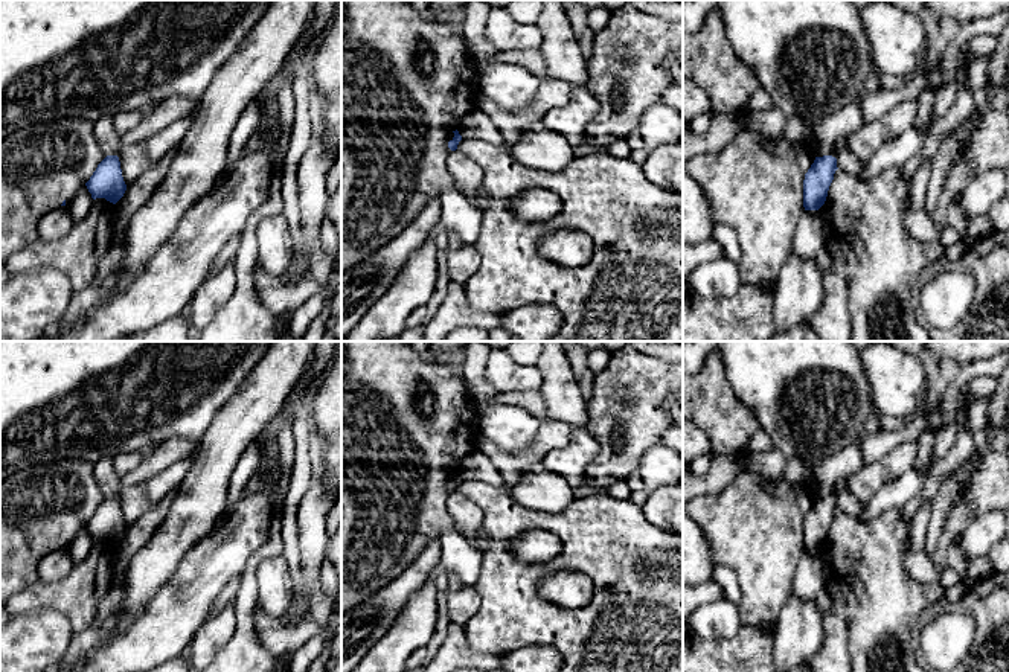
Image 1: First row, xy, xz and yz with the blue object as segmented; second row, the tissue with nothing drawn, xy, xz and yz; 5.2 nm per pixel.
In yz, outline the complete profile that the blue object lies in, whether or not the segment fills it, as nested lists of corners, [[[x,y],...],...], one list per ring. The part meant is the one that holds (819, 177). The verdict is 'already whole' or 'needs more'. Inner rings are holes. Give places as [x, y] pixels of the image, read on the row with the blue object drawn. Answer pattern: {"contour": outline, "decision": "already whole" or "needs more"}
{"contour": [[[858,101],[812,122],[811,146],[815,160],[803,180],[805,210],[818,210],[825,204],[834,174],[838,169],[834,148],[841,137],[854,134],[863,125],[864,116]]], "decision": "needs more"}

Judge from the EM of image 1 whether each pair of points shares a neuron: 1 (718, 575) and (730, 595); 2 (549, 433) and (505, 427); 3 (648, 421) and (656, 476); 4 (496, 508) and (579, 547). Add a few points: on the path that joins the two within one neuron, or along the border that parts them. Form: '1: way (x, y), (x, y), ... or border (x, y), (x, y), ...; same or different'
1: way (723, 579), (730, 590); same
2: border (543, 419), (534, 441), (526, 448), (506, 451); different
3: border (659, 442), (645, 453), (637, 471); different
4: way (517, 520), (549, 521), (558, 526); same

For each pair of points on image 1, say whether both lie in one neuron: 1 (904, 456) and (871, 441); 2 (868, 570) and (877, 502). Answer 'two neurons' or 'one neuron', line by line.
1: two neurons
2: two neurons

